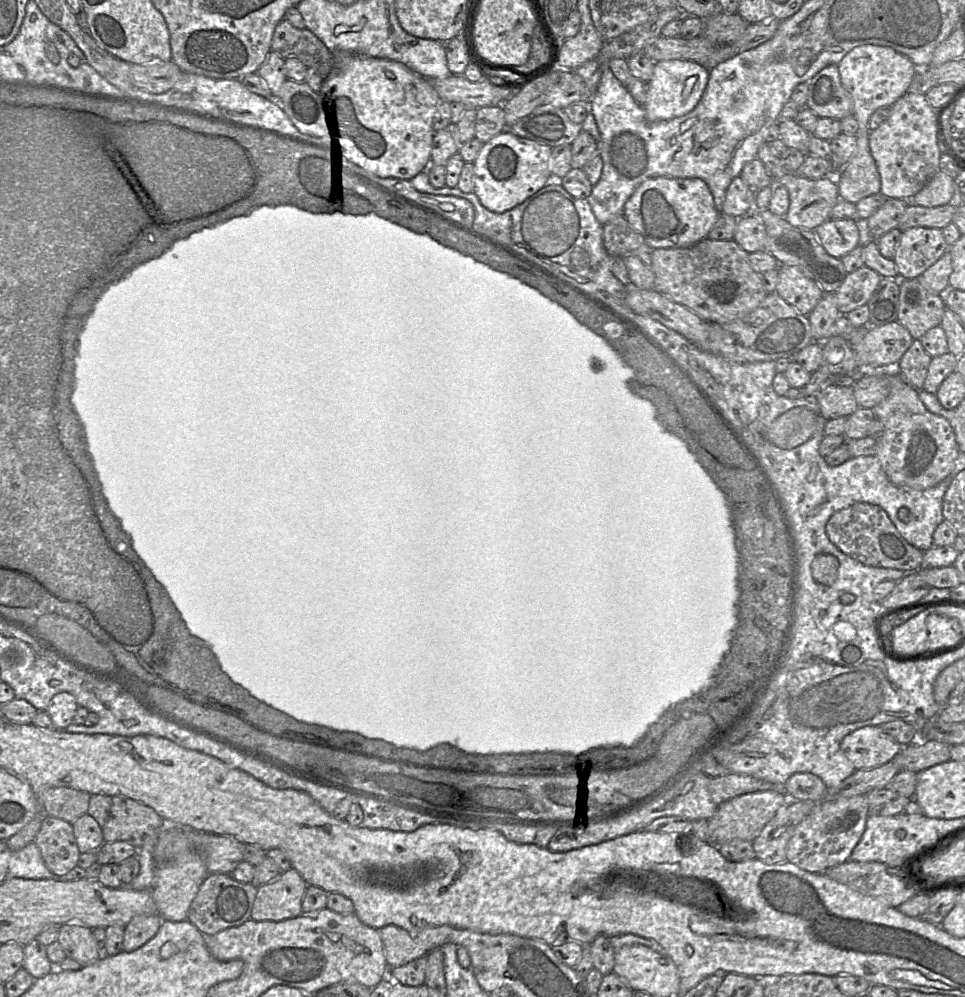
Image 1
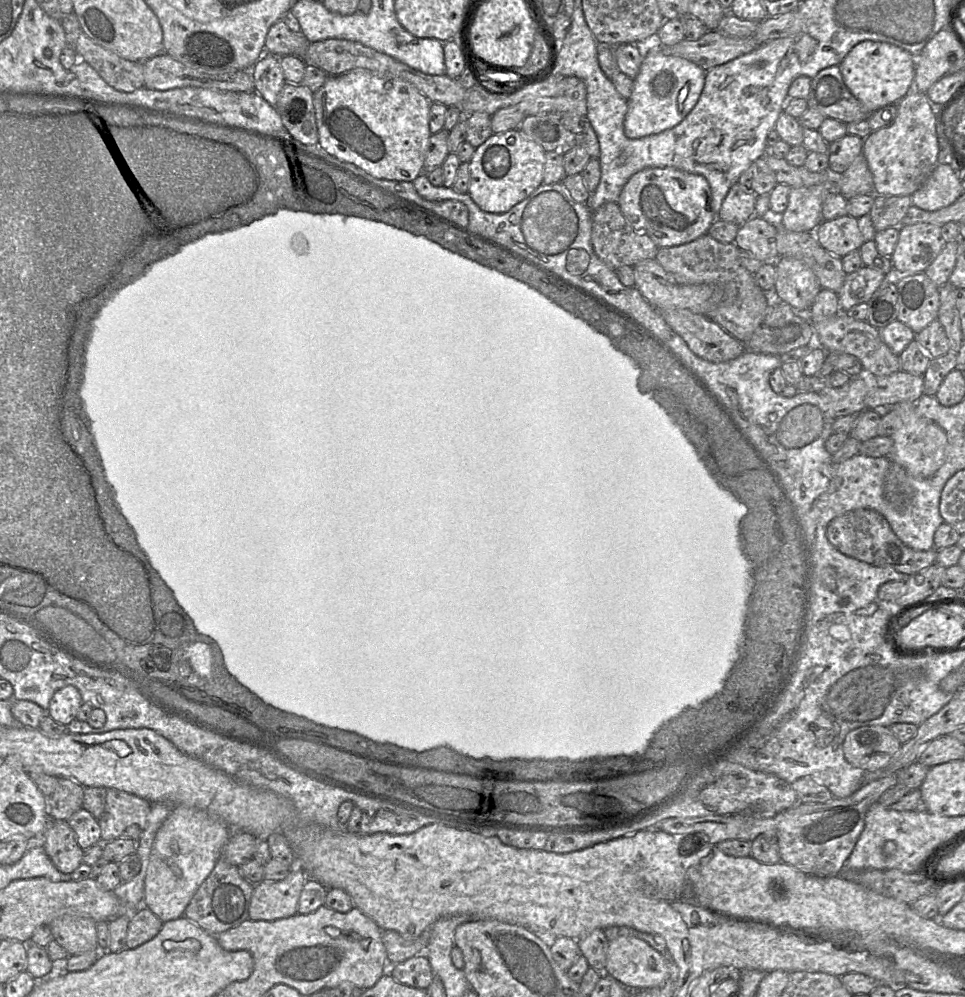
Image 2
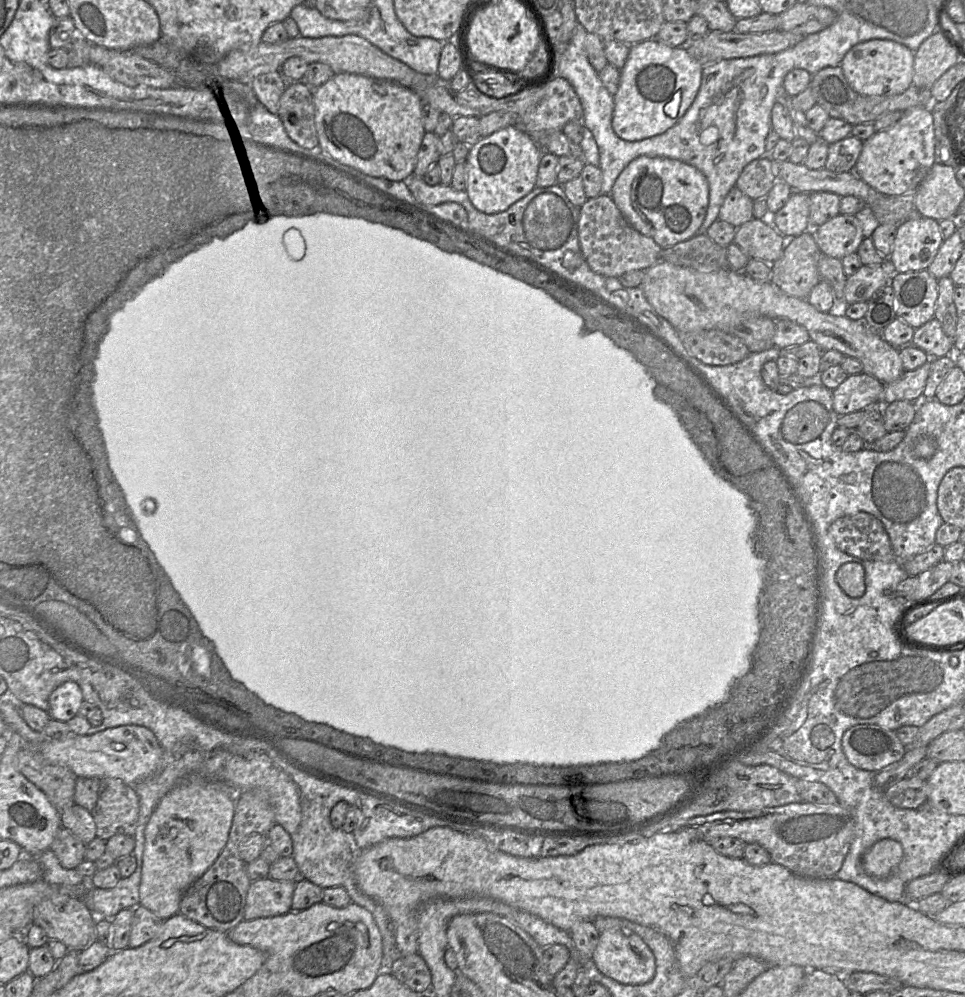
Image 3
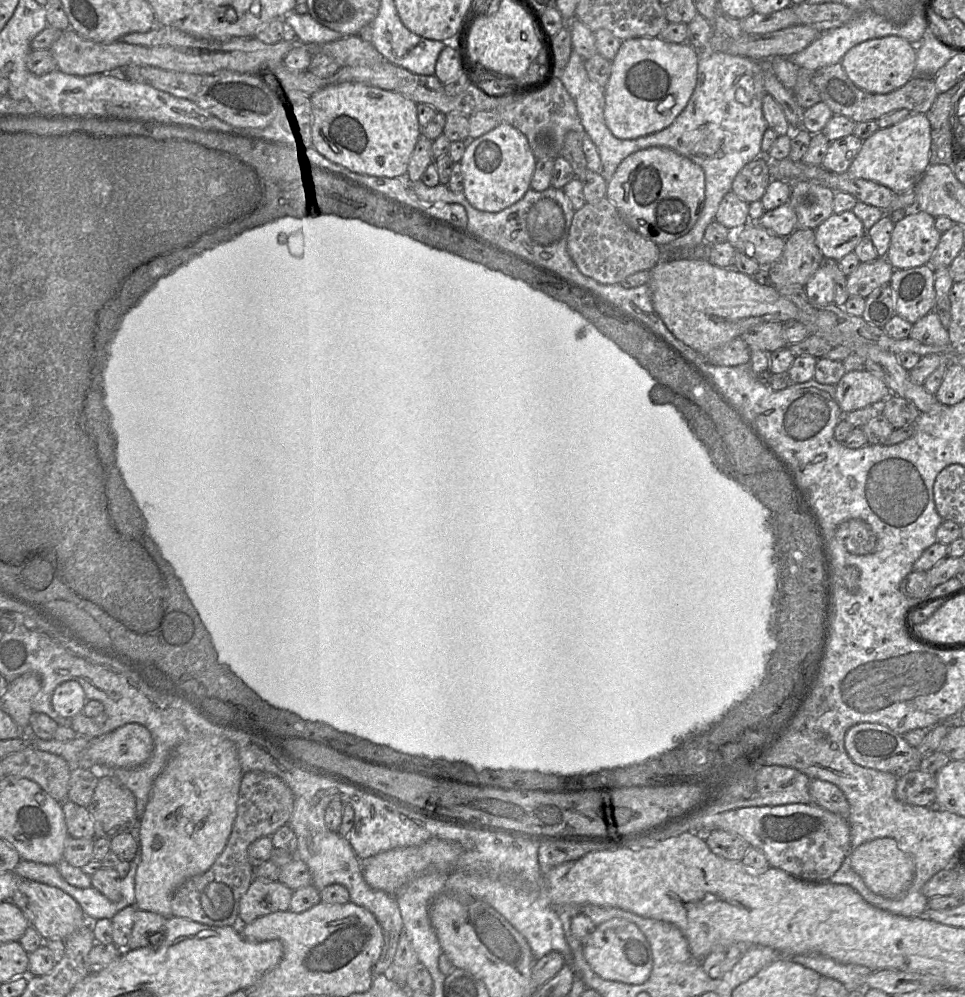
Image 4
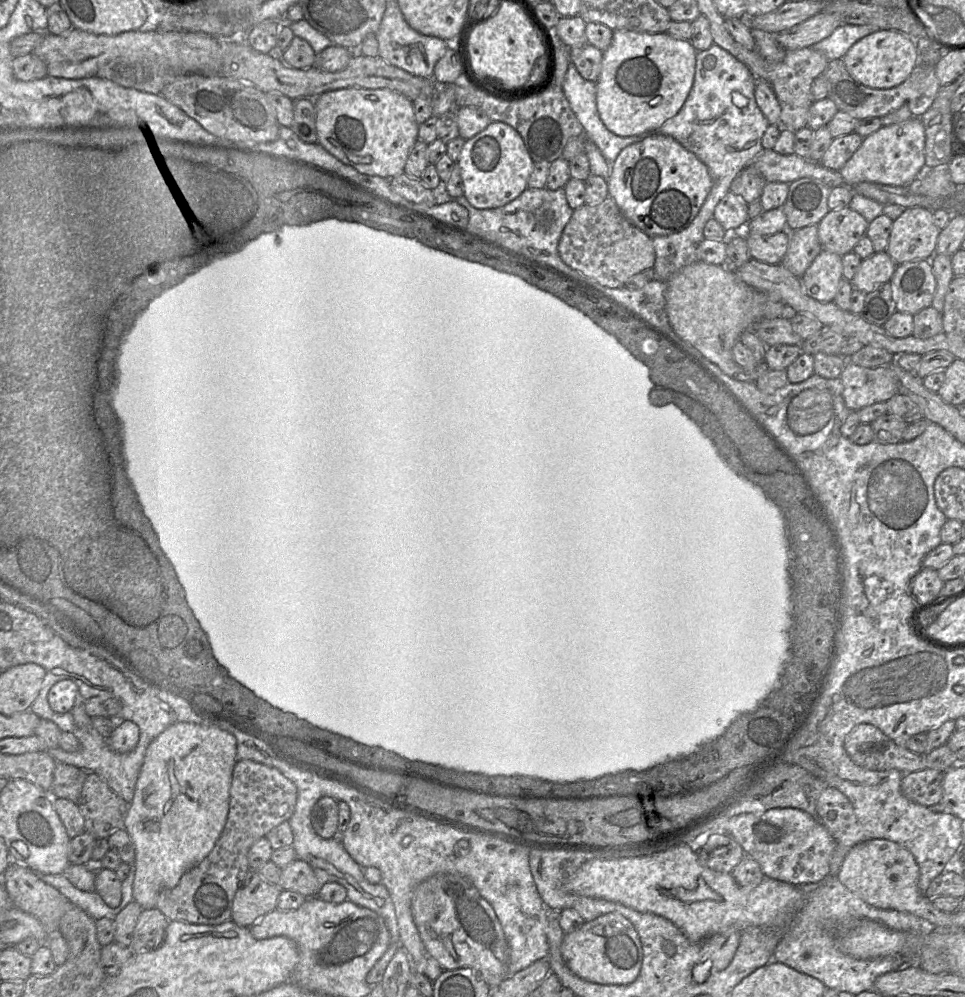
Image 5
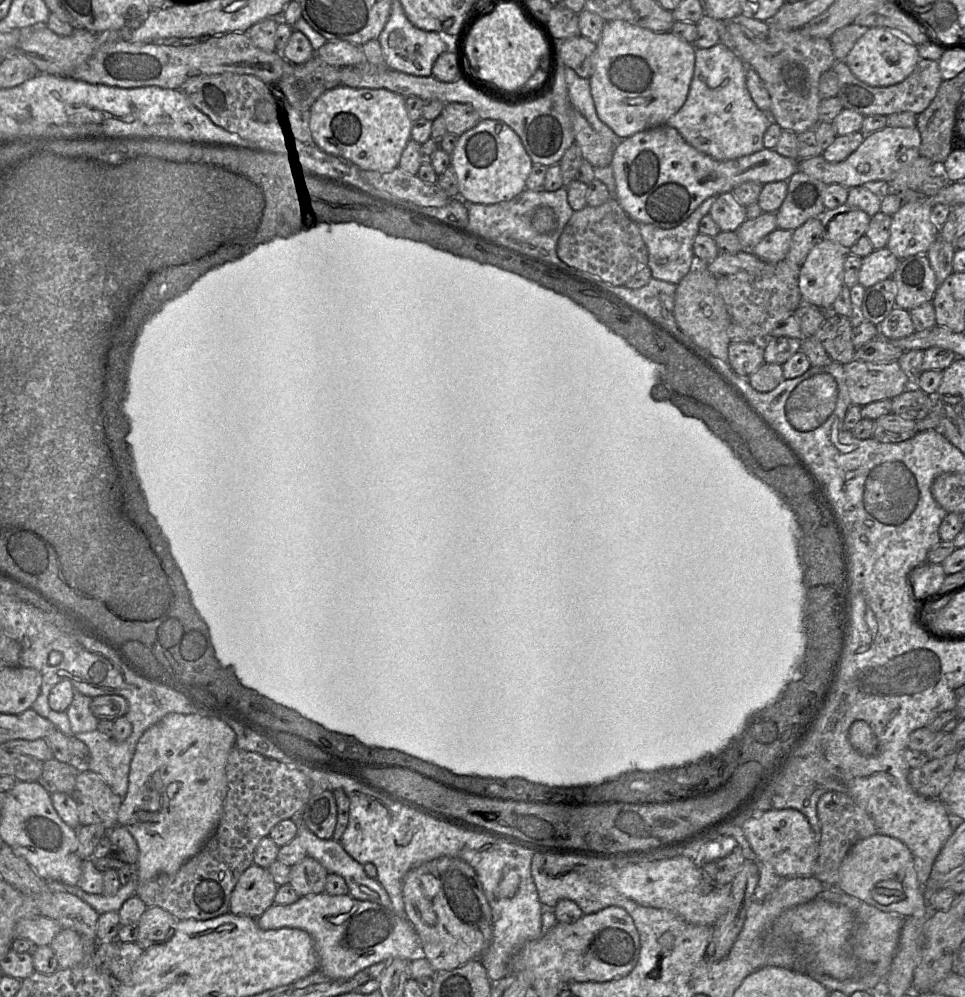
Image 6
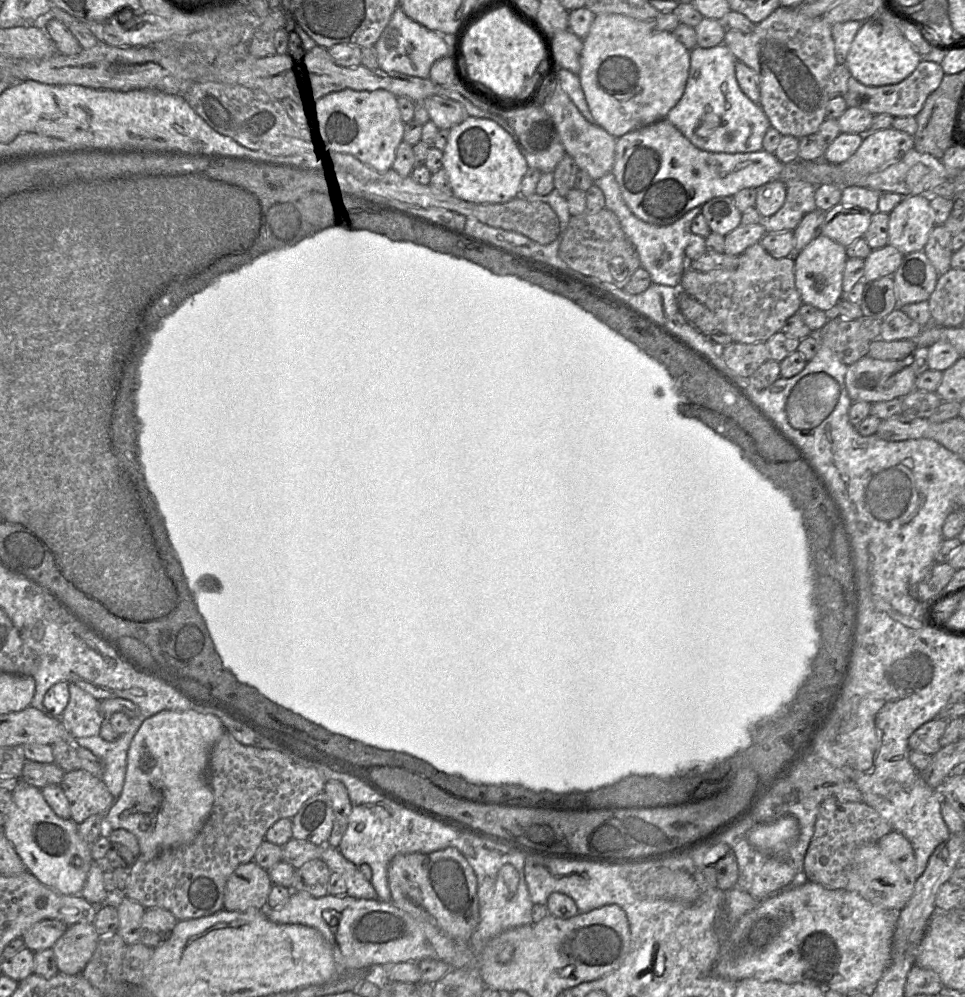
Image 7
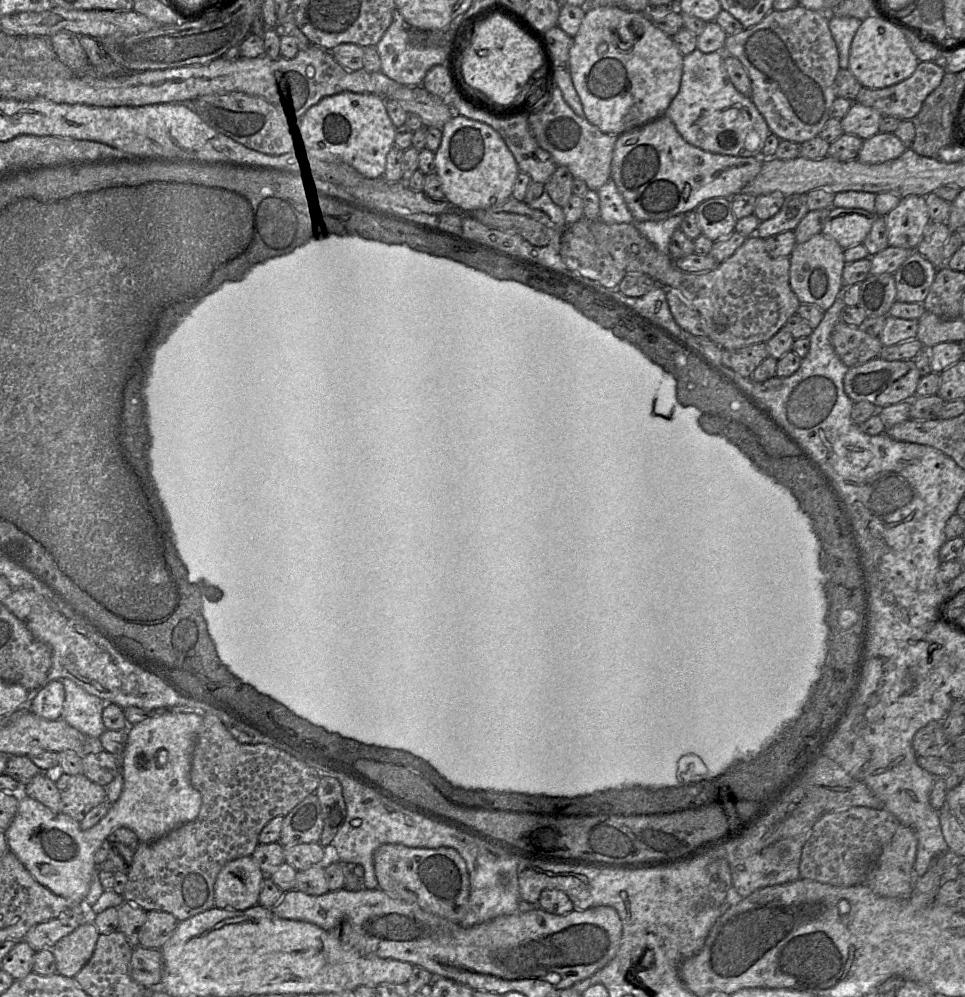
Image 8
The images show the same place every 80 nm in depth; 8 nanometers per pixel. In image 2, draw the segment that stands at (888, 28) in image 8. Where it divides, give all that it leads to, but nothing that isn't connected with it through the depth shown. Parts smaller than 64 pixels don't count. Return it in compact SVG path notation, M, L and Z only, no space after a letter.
M863 41L854 46L839 65L849 91L869 114L891 104L897 104L914 89L915 58L904 49L890 43Z

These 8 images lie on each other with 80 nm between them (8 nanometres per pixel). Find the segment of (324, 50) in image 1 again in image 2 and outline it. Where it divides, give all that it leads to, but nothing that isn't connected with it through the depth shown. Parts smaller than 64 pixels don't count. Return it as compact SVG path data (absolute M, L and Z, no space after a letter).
M279 20L266 35L265 51L277 57L295 55L303 59L310 43L301 32L291 31L283 20Z

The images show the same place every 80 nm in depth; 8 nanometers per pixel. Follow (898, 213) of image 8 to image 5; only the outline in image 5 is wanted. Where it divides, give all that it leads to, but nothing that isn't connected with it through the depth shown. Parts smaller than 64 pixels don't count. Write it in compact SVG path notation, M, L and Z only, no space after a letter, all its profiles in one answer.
M908 207L893 221L886 252L898 264L931 259L936 251L940 230L933 220L933 211L923 207Z

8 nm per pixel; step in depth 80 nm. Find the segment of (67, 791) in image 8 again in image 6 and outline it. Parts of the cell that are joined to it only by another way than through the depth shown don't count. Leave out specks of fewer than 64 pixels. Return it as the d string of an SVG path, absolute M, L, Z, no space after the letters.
M79 772L71 797L76 803L81 826L101 824L108 832L118 825L118 811L123 798L114 794L96 773Z

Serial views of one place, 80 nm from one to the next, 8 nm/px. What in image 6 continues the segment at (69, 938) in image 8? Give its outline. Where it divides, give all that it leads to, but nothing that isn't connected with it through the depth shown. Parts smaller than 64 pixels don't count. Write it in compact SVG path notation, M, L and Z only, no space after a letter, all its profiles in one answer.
M61 929L49 946L54 951L59 969L75 967L85 958L84 942L73 930Z

